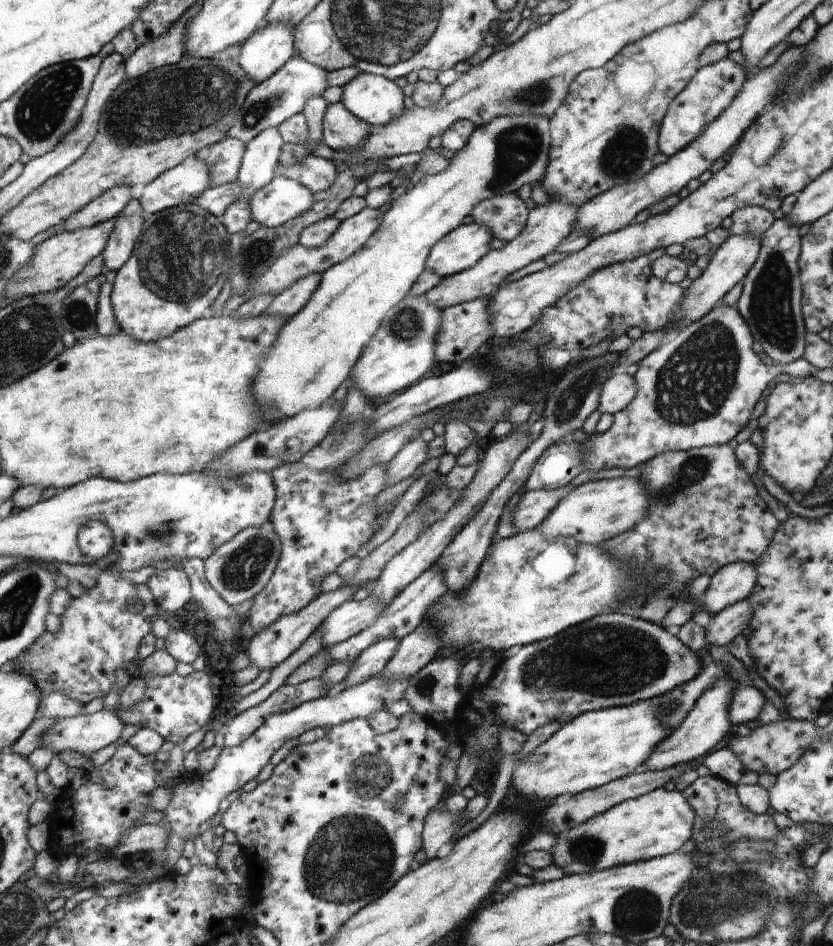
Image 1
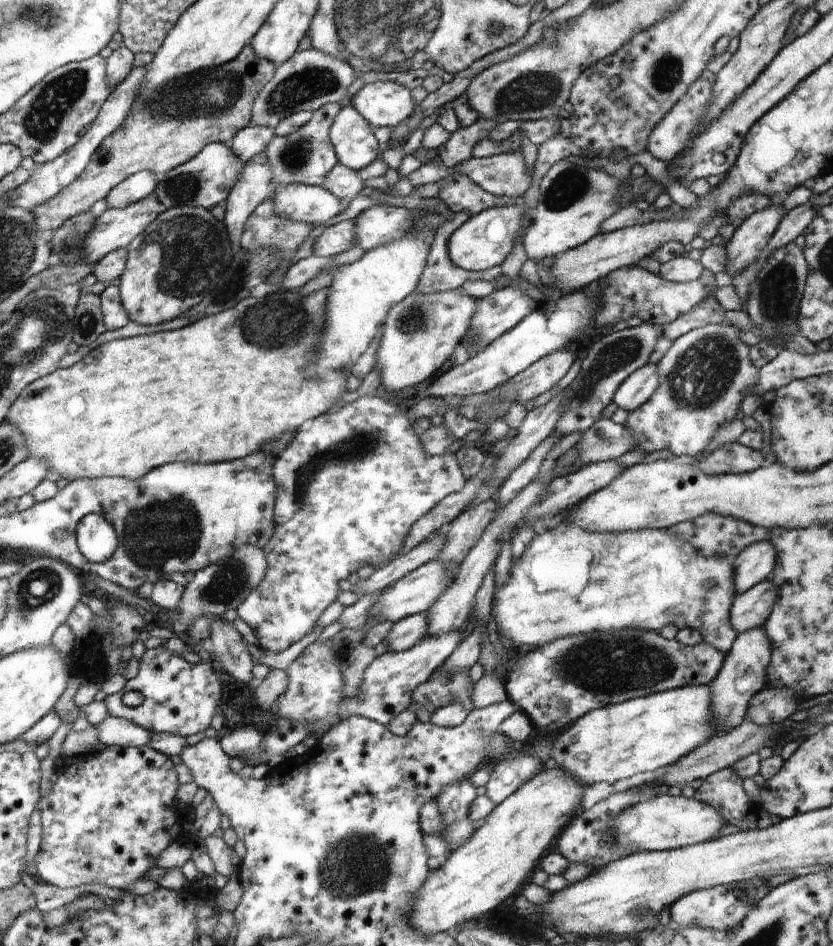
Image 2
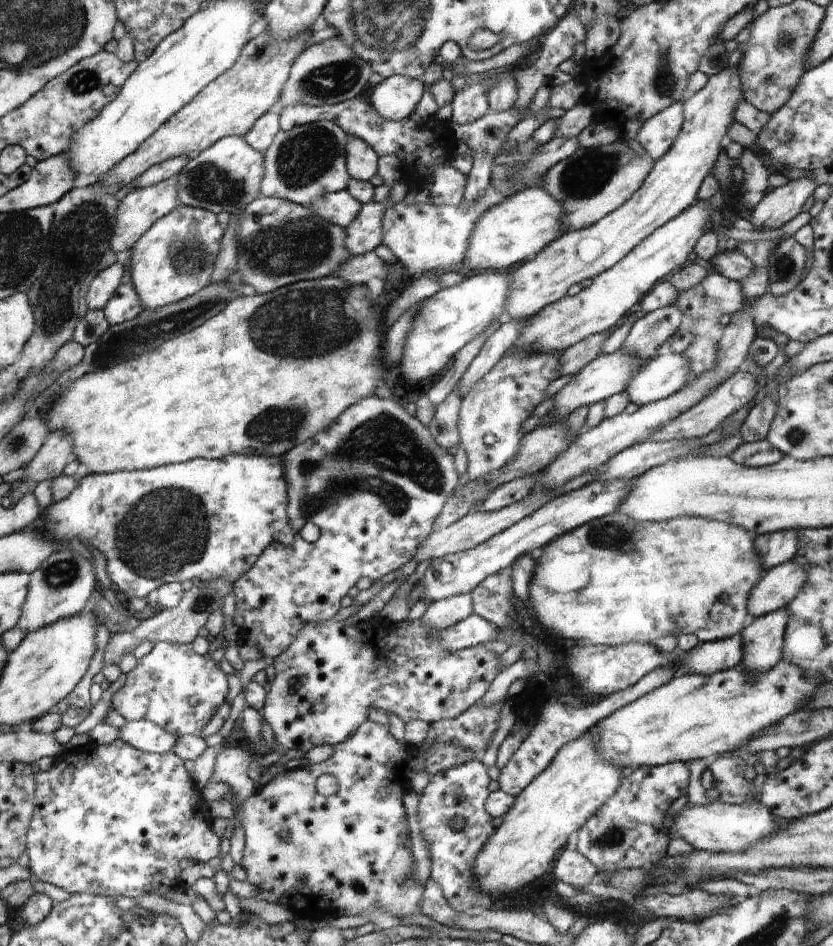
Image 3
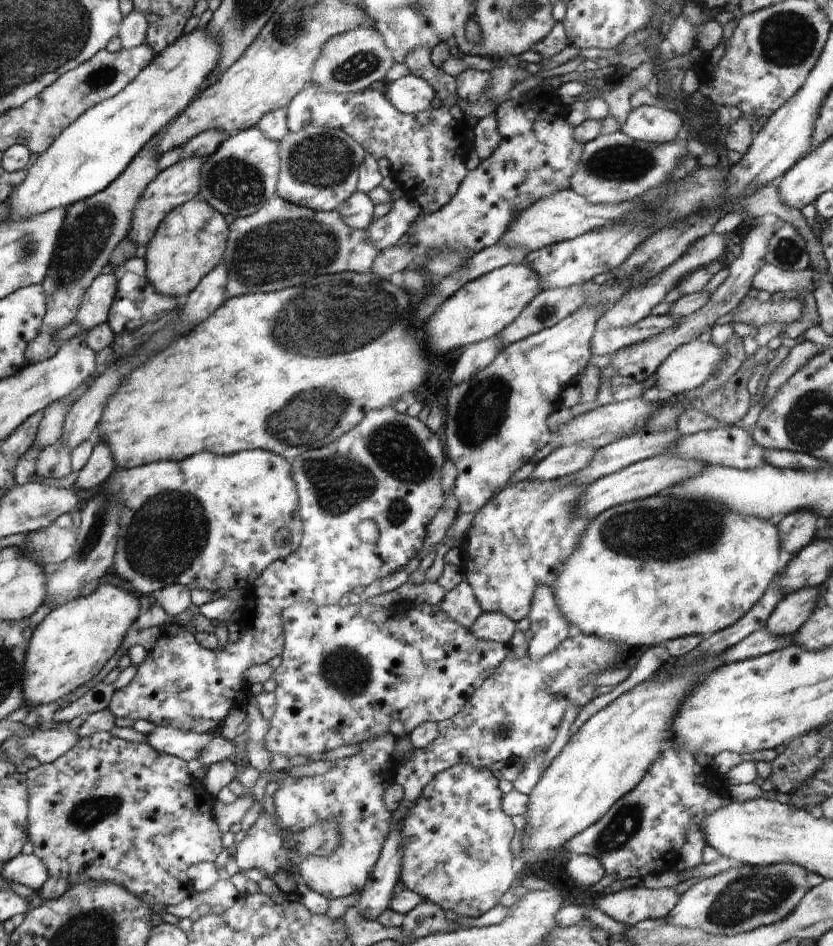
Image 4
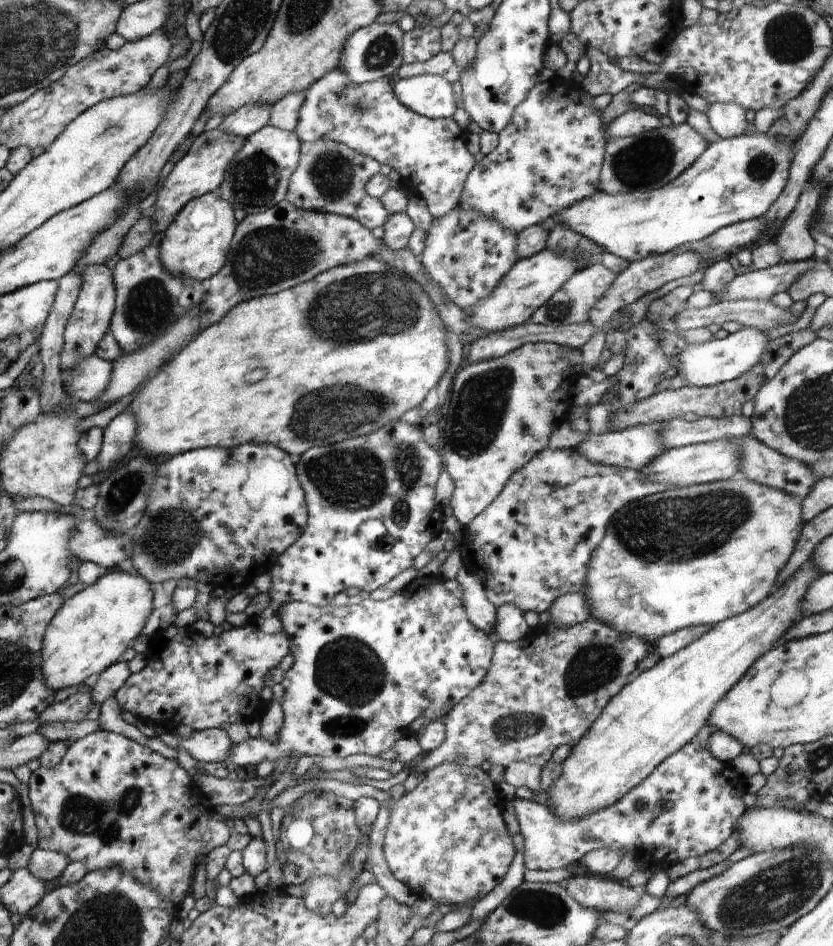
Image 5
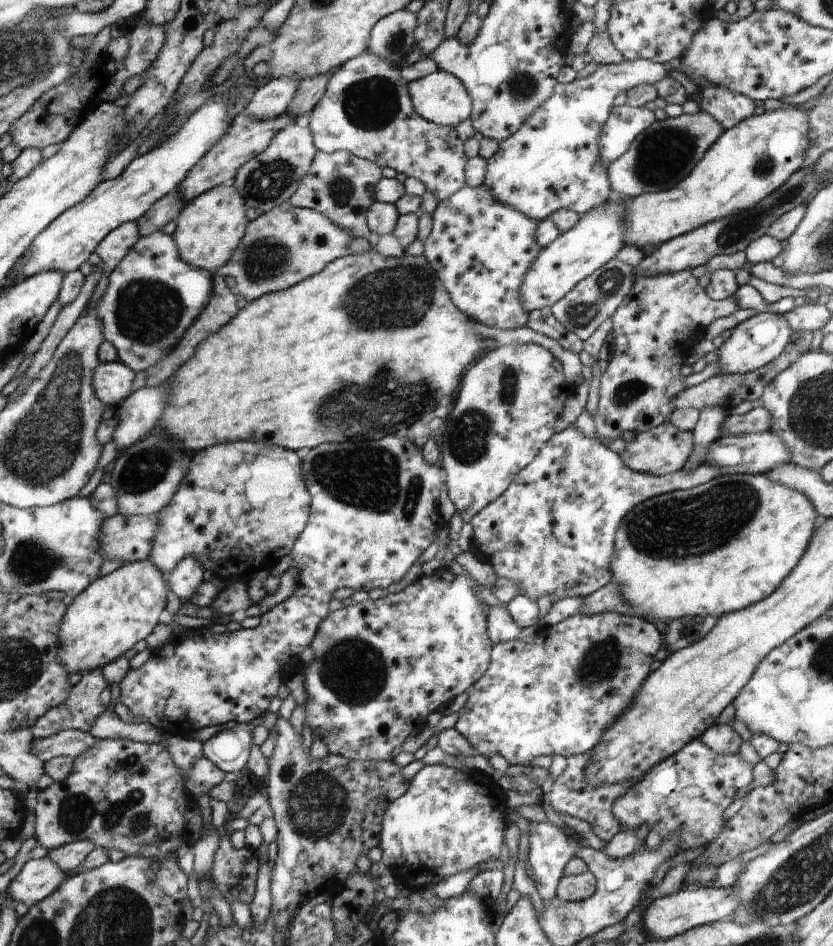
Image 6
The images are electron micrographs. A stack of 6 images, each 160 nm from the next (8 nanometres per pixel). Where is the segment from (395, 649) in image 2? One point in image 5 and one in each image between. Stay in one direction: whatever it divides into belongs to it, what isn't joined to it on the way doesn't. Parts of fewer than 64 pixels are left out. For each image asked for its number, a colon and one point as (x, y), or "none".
3: (443, 613)
4: (460, 603)
5: (482, 613)

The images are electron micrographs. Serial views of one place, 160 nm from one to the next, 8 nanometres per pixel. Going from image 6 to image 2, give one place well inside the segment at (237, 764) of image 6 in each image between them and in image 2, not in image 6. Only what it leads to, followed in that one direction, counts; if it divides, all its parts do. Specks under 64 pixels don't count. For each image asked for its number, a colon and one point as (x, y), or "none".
2: (112, 730)
3: (142, 734)
4: (187, 745)
5: (208, 745)

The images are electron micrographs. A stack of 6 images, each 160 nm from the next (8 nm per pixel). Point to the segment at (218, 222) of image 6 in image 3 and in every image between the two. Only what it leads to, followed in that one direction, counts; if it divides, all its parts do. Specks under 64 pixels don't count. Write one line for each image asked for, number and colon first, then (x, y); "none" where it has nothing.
3: (176, 259)
4: (192, 241)
5: (196, 247)

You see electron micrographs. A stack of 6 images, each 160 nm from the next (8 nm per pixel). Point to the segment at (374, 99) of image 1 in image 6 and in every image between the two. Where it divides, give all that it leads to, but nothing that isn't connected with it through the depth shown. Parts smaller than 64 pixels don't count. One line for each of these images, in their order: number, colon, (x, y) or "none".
2: (383, 103)
3: (395, 98)
4: (410, 94)
5: (430, 95)
6: (439, 97)

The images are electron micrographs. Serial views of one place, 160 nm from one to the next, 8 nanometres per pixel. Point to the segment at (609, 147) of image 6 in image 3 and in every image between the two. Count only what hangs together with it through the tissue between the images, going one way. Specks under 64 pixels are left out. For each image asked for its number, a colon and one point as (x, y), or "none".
3: (657, 135)
4: (648, 123)
5: (633, 122)

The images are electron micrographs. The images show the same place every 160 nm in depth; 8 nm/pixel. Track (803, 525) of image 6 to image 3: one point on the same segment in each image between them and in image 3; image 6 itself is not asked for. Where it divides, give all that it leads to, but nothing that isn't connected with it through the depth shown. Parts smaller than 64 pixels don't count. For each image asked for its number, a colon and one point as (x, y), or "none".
3: (614, 580)
4: (659, 568)
5: (696, 555)

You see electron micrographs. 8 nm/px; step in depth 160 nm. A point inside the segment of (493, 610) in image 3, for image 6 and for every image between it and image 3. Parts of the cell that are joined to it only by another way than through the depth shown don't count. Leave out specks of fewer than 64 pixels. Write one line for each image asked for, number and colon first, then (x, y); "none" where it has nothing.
4: (523, 537)
5: (532, 544)
6: (552, 532)

